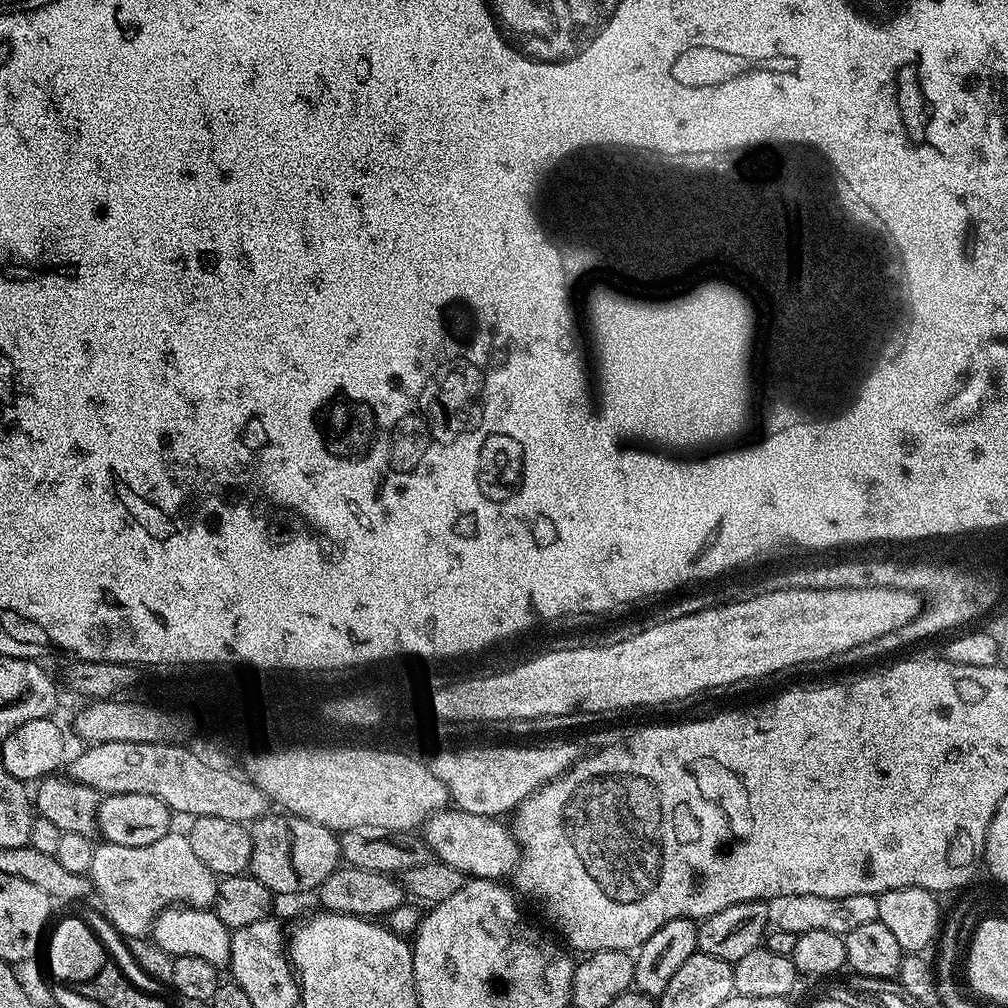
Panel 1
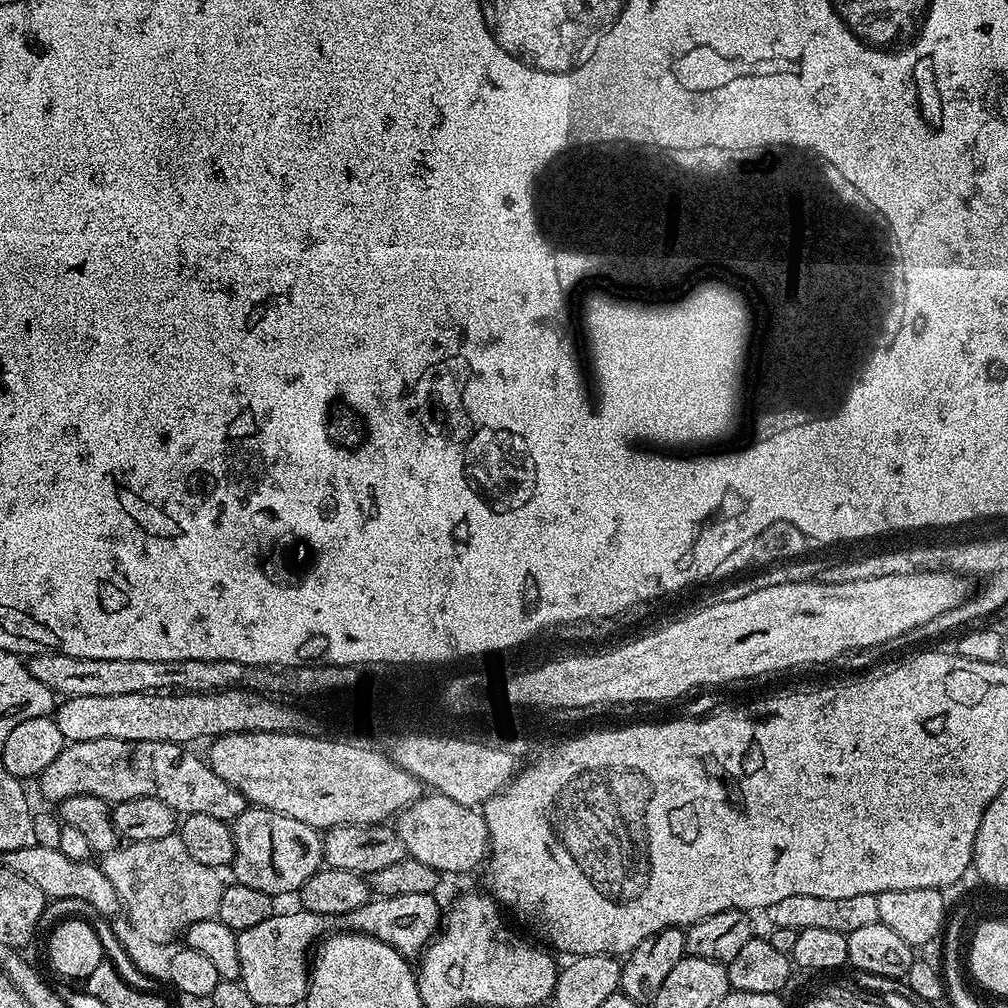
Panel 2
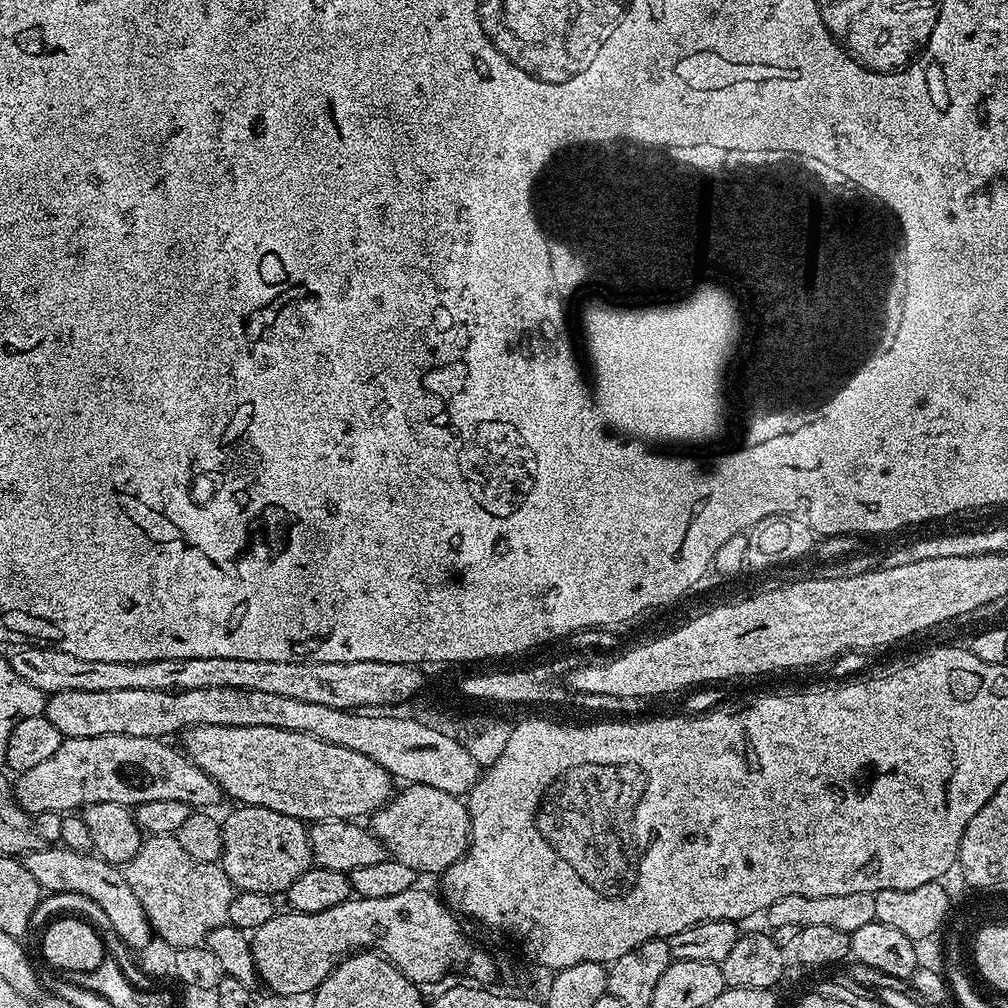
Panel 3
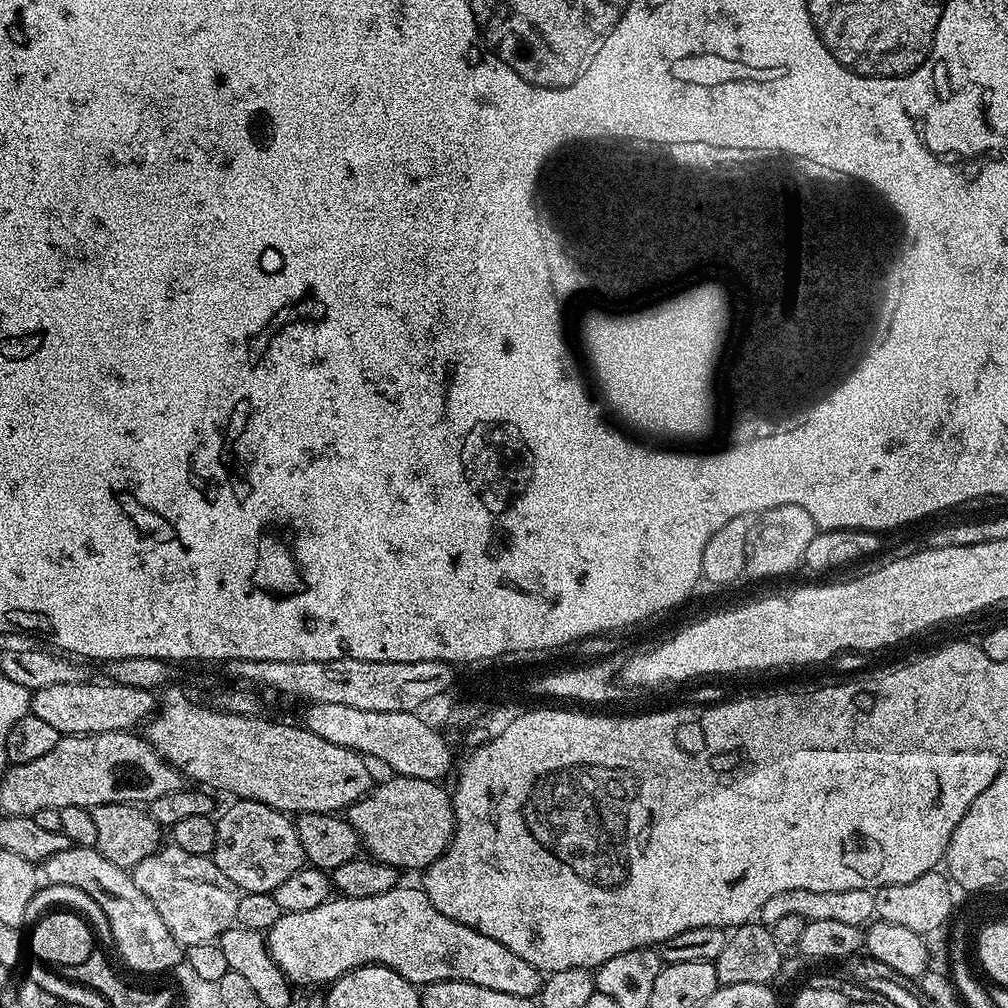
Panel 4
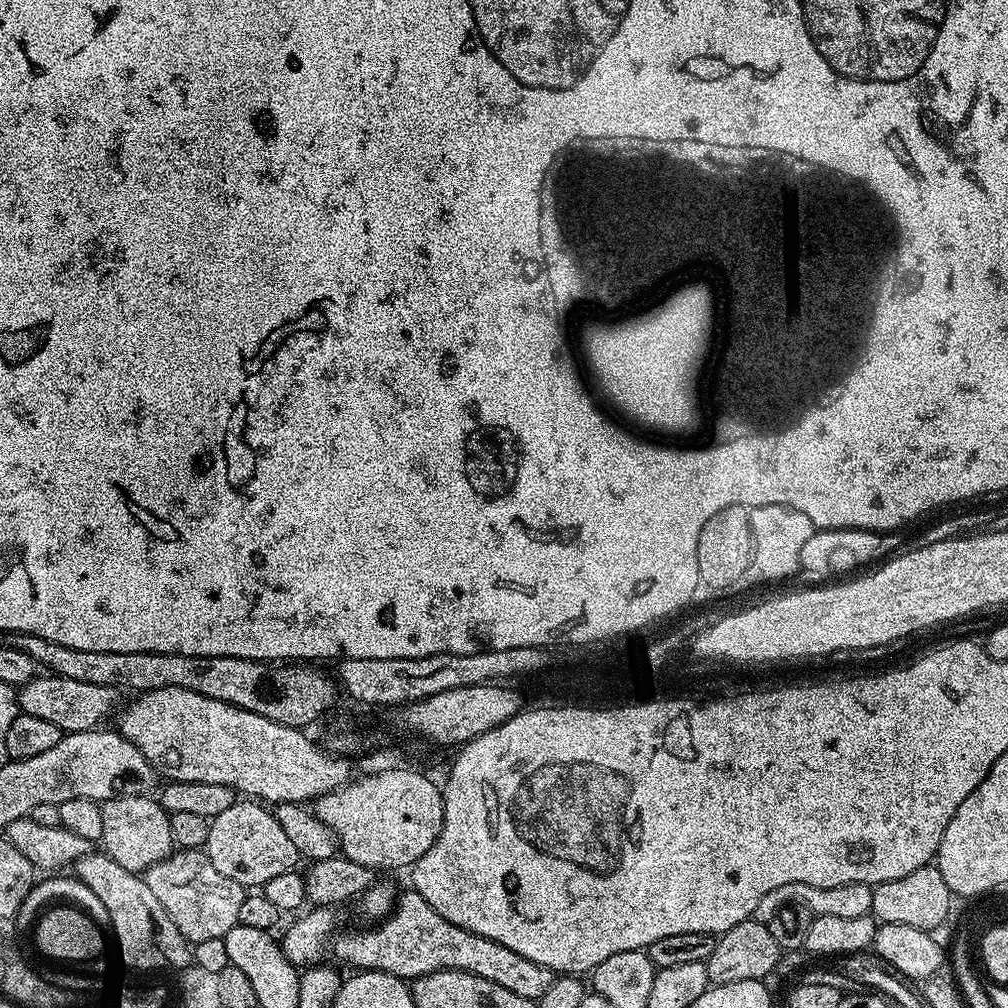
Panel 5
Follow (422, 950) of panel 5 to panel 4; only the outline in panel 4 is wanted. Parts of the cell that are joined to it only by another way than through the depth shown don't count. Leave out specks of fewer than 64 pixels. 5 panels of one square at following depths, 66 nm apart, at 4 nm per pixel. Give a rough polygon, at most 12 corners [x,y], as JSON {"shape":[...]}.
{"shape":[[423,887],[281,914],[293,986],[380,964],[527,1000],[545,973],[446,918]]}

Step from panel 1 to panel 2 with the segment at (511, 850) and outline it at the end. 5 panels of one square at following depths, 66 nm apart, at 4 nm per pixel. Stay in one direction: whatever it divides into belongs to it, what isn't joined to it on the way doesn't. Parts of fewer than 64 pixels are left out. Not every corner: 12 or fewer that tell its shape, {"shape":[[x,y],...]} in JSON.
{"shape":[[424,794],[395,817],[405,853],[437,874],[490,852],[483,815]]}

